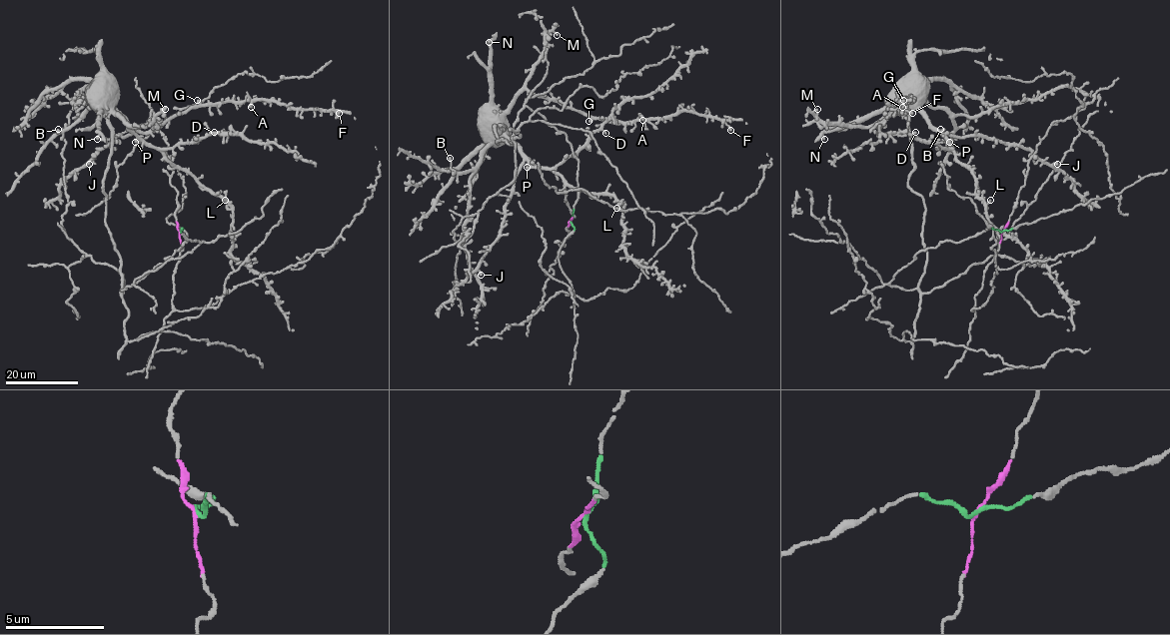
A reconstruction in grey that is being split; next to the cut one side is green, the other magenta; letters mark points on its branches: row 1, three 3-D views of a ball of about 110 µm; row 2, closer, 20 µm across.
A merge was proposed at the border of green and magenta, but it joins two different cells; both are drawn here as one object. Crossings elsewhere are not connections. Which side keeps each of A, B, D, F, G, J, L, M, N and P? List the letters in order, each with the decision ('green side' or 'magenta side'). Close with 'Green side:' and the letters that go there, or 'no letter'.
A: green side
B: green side
D: green side
F: green side
G: green side
J: green side
L: green side
M: green side
N: green side
P: green side
Green side: A, B, D, F, G, J, L, M, N, P

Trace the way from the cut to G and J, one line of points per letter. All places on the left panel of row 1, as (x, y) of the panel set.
G: (179, 231), (186, 243), (123, 290), (103, 187), (108, 113), (150, 132), (197, 107), (197, 100)
J: (179, 231), (186, 243), (123, 290), (103, 187), (114, 109), (132, 133), (117, 136), (89, 165)

